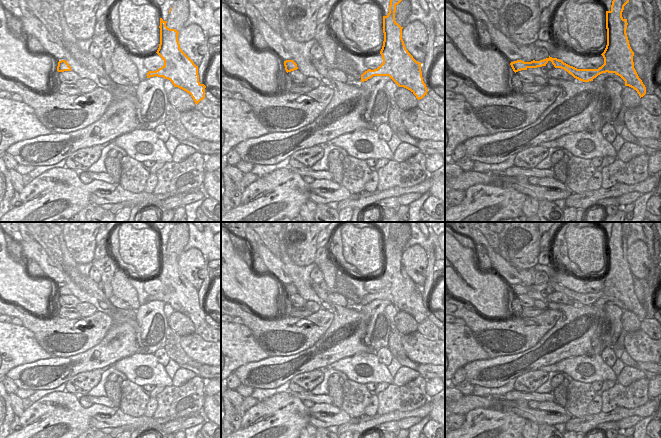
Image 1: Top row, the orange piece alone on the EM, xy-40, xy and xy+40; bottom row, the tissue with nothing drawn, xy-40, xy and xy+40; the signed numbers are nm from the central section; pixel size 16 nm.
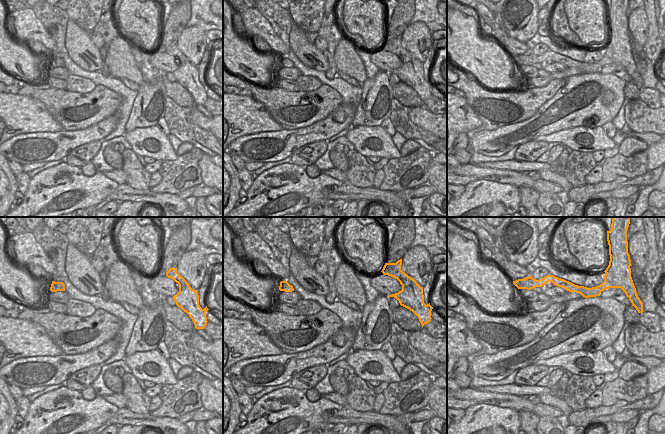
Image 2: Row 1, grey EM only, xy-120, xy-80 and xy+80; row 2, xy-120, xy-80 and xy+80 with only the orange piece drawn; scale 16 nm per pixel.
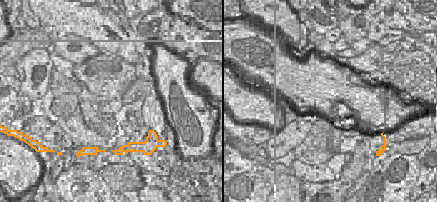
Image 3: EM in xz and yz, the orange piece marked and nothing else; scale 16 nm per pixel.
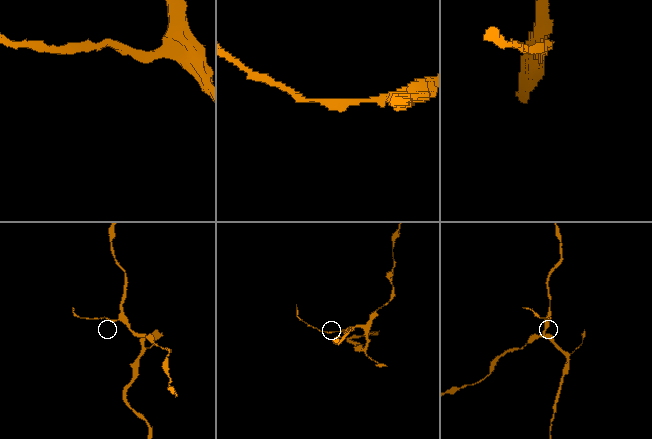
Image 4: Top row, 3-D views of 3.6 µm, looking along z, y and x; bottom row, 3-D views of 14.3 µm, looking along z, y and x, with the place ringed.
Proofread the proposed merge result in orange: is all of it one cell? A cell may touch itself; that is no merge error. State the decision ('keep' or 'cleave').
cleave

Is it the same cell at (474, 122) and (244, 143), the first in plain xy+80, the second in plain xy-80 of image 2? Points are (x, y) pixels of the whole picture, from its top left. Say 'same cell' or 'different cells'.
different cells

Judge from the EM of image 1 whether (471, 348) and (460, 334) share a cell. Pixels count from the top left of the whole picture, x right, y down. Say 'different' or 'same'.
same

